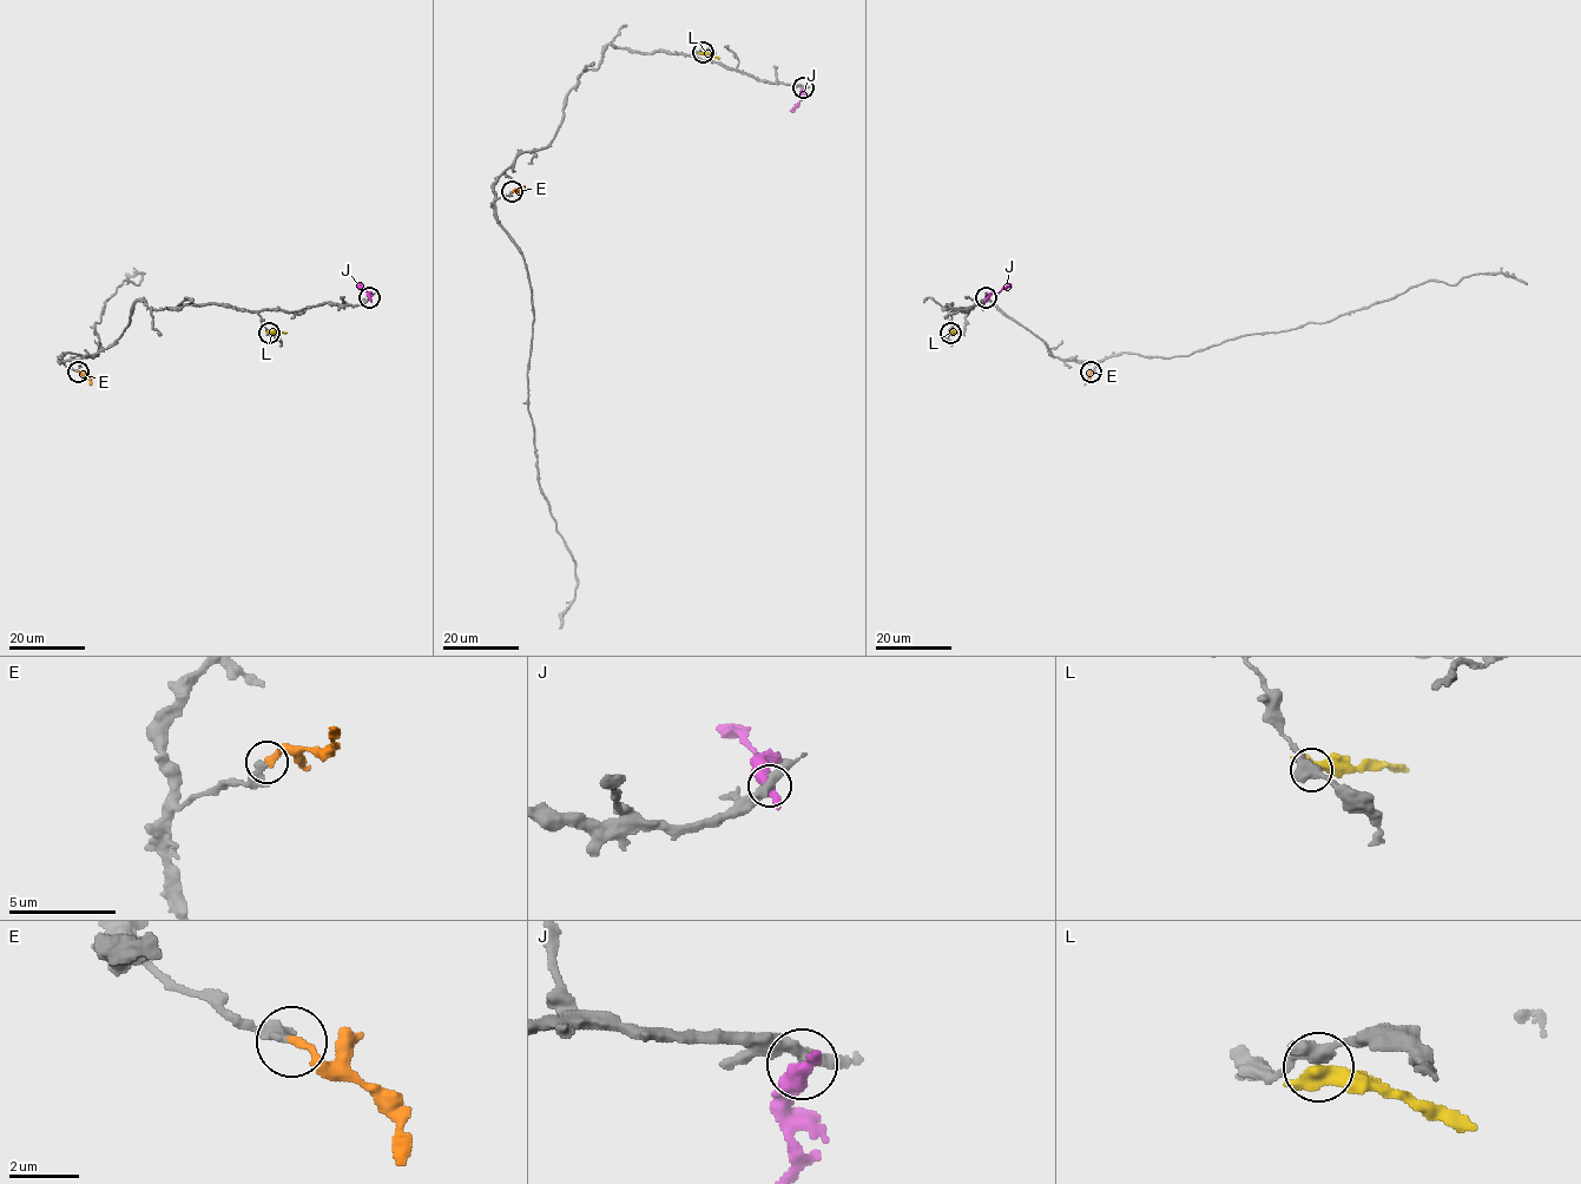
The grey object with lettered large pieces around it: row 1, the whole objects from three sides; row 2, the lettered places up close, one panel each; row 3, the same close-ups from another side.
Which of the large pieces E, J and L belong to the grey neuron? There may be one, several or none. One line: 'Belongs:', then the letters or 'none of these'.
Belongs: E

